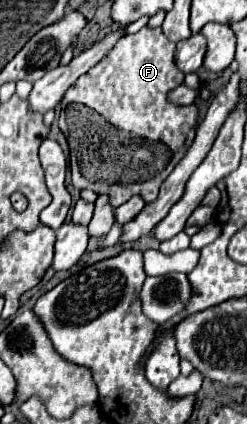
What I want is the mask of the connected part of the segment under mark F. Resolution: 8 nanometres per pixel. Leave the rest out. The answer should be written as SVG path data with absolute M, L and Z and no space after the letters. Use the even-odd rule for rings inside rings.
M143 27L135 35L121 37L111 47L109 55L67 89L61 99L61 111L67 109L67 115L59 113L59 127L63 125L67 131L65 137L71 149L69 163L73 185L77 189L93 189L99 195L107 193L113 207L129 201L133 195L141 195L145 203L157 199L161 183L183 159L181 147L187 149L197 131L197 105L185 107L167 99L169 91L183 83L183 77L185 75L177 71L175 65L175 45L165 39L161 27ZM107 125L117 129L117 137L105 131L99 135L101 129L109 129ZM163 145L173 153L173 157L163 157L163 153L159 153L163 149L153 149Z

